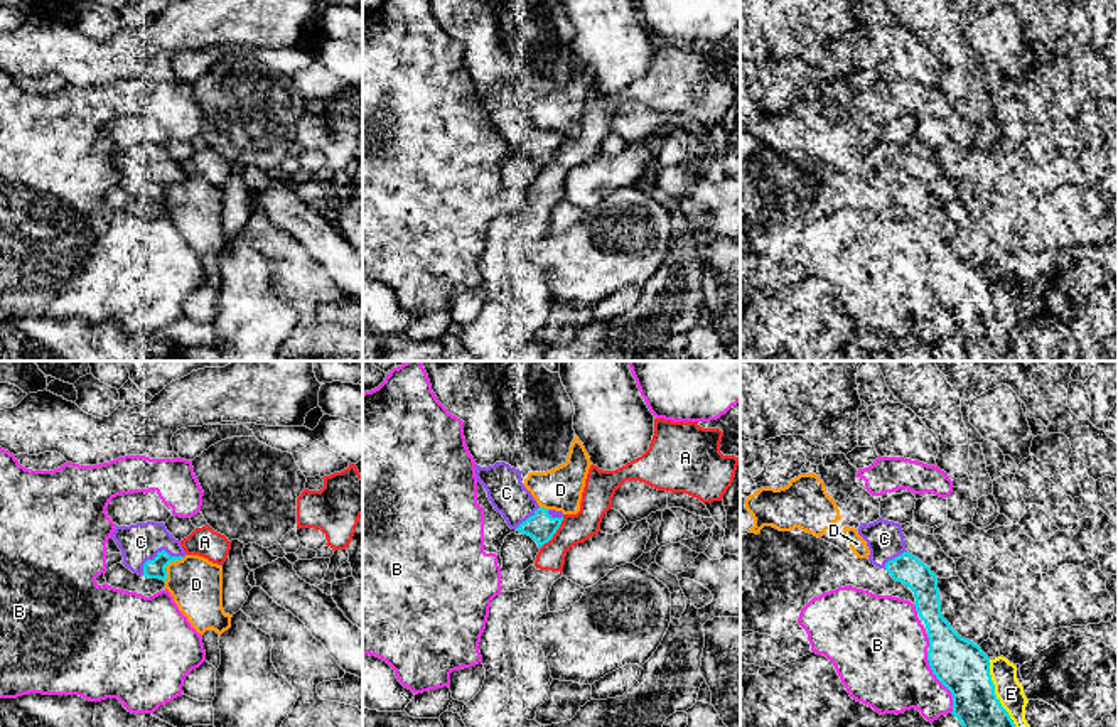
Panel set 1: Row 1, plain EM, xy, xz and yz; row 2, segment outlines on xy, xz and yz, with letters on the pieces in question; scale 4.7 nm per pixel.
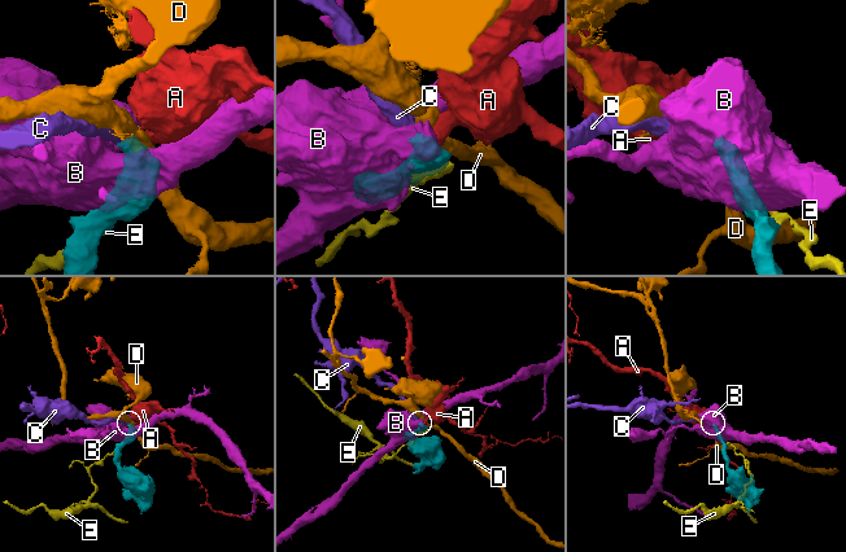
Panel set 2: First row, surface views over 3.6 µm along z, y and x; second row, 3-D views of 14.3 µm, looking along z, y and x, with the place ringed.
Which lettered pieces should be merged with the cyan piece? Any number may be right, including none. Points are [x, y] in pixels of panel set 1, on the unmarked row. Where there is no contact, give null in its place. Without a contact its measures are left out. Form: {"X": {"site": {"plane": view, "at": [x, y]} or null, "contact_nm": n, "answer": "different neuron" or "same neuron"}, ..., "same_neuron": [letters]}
{"A": {"site": {"plane": "xz", "at": [555, 154]}, "contact_nm": 200, "answer": "different neuron"}, "B": {"site": {"plane": "yz", "at": [940, 302]}, "contact_nm": 320, "answer": "different neuron"}, "C": {"site": {"plane": "xy", "at": [157, 176]}, "contact_nm": 220, "answer": "same neuron"}, "D": {"site": {"plane": "xy", "at": [167, 186]}, "contact_nm": 160, "answer": "different neuron"}, "E": {"site": {"plane": "yz", "at": [997, 321]}, "contact_nm": 400, "answer": "different neuron"}, "same_neuron": ["C"]}

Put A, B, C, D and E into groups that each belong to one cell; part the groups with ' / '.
A / B / C / D / E

